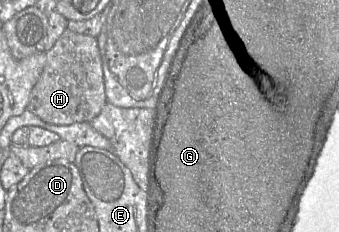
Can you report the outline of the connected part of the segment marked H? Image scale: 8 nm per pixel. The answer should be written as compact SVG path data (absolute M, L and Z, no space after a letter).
M66 29L54 46L46 51L46 63L33 87L27 109L43 121L55 125L91 122L106 105L102 60L97 37L74 33Z

